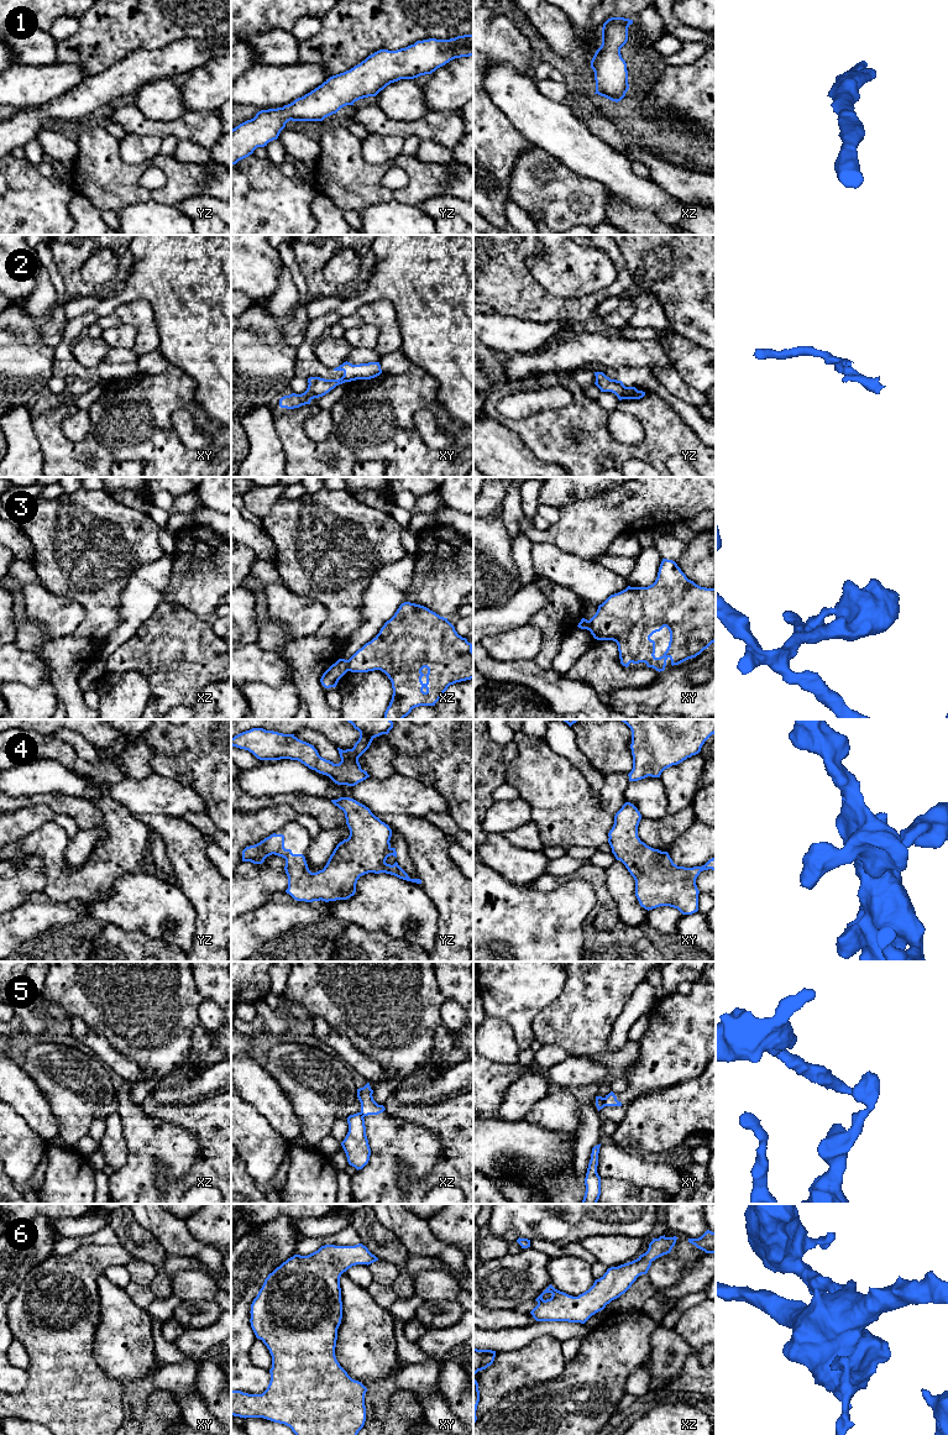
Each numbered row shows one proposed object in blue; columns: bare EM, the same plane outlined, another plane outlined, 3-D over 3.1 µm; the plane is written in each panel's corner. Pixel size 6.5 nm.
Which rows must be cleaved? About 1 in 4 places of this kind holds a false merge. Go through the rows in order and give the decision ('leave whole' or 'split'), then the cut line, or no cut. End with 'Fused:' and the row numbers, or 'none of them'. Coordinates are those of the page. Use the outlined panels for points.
1: leave whole; cut none
2: split; cut xy (341, 377), (346, 381)
3: split; cut xz (346, 660), (347, 670)
4: leave whole; cut none
5: split; cut xy (603, 1098), (605, 1105)
6: leave whole; cut none
Fused: 2, 3, 5

